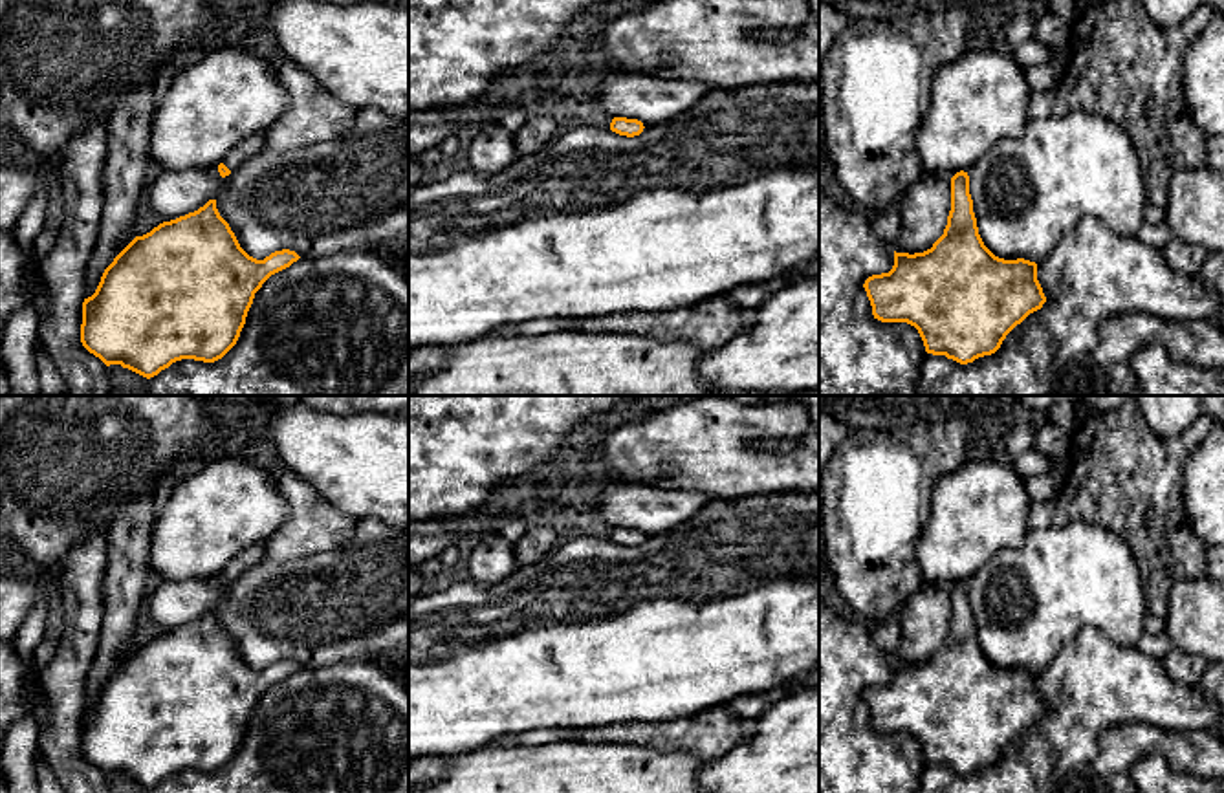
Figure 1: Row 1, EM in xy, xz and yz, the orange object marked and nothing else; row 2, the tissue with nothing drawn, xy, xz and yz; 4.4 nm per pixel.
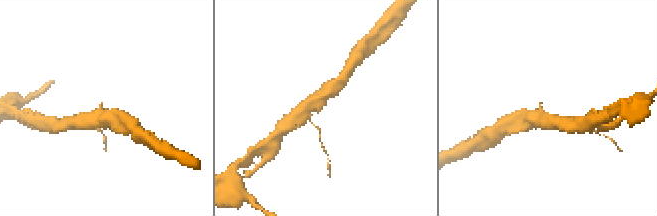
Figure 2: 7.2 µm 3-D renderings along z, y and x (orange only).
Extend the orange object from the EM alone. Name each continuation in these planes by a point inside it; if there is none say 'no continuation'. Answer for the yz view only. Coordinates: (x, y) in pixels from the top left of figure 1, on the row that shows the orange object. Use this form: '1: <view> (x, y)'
no continuation

